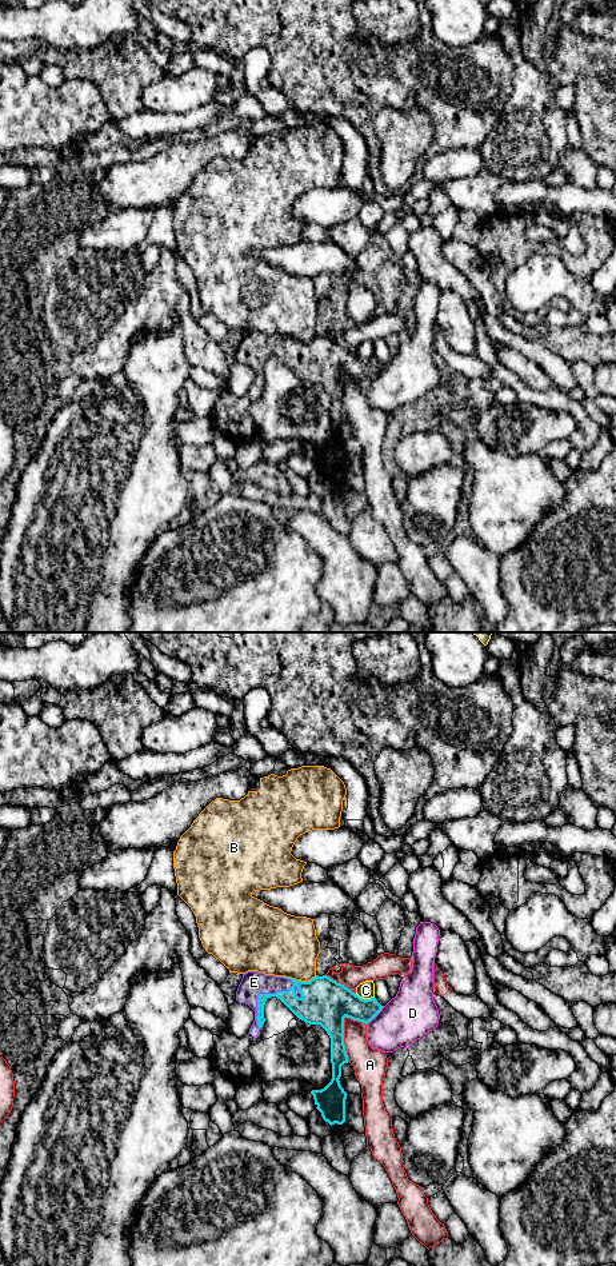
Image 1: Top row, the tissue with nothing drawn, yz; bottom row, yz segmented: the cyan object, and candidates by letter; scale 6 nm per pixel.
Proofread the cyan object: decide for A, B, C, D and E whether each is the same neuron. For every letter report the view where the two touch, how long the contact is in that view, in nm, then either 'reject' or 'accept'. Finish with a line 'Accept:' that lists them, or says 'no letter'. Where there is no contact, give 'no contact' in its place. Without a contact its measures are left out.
A: yz | 280 nm | reject
B: yz | 200 nm | reject
C: yz | 120 nm | reject
D: yz | 160 nm | reject
E: yz | 360 nm | accept
Accept: E

